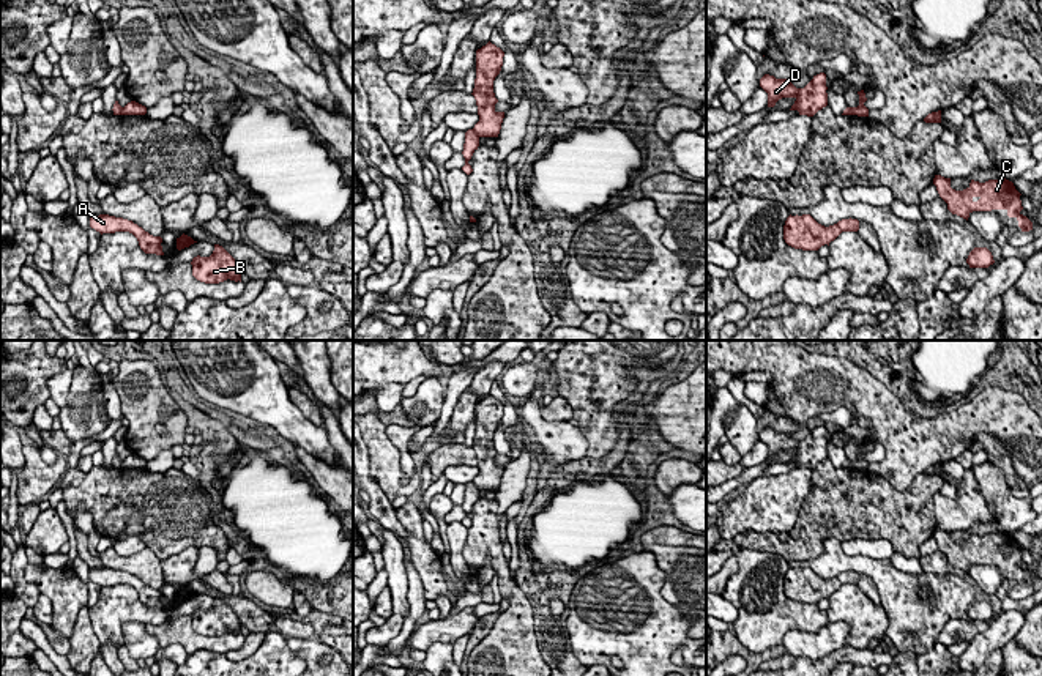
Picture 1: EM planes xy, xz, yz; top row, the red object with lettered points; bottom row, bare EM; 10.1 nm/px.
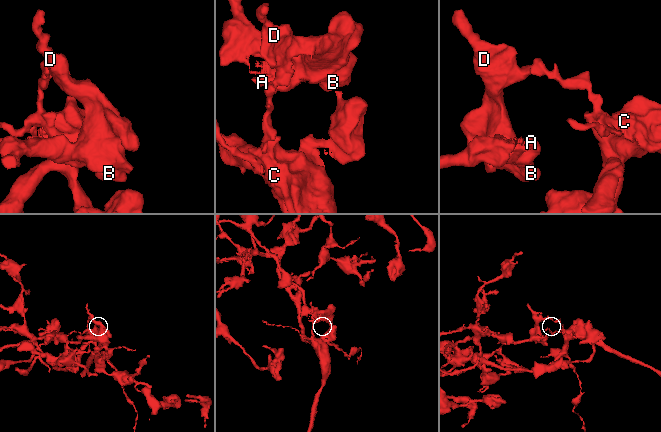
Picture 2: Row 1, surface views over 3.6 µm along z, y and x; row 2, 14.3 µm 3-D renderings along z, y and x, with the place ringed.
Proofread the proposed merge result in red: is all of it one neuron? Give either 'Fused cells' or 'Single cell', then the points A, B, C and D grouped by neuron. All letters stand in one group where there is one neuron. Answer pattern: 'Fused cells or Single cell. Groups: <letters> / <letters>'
Fused cells. Groups: A B D / C

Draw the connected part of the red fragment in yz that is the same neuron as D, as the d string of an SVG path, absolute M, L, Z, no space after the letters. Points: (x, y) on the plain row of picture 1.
M820 425L804 440L796 441L790 432L776 432L765 427L760 432L760 440L768 446L768 460L774 460L782 451L795 451L790 463L798 463L799 468L813 470L818 463L828 459L826 427Z

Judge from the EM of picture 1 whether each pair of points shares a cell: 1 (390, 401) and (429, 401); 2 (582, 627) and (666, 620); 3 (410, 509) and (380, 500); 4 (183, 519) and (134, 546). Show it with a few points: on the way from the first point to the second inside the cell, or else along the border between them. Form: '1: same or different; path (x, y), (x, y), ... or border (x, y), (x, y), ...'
1: different; border (402, 399), (399, 402)
2: same; path (602, 640), (645, 640)
3: different; border (394, 509), (396, 519), (407, 531), (405, 538)
4: different; border (115, 539), (137, 536), (147, 546)

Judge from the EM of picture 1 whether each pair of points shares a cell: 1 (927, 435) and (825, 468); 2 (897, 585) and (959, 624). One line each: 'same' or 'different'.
1: different
2: different

